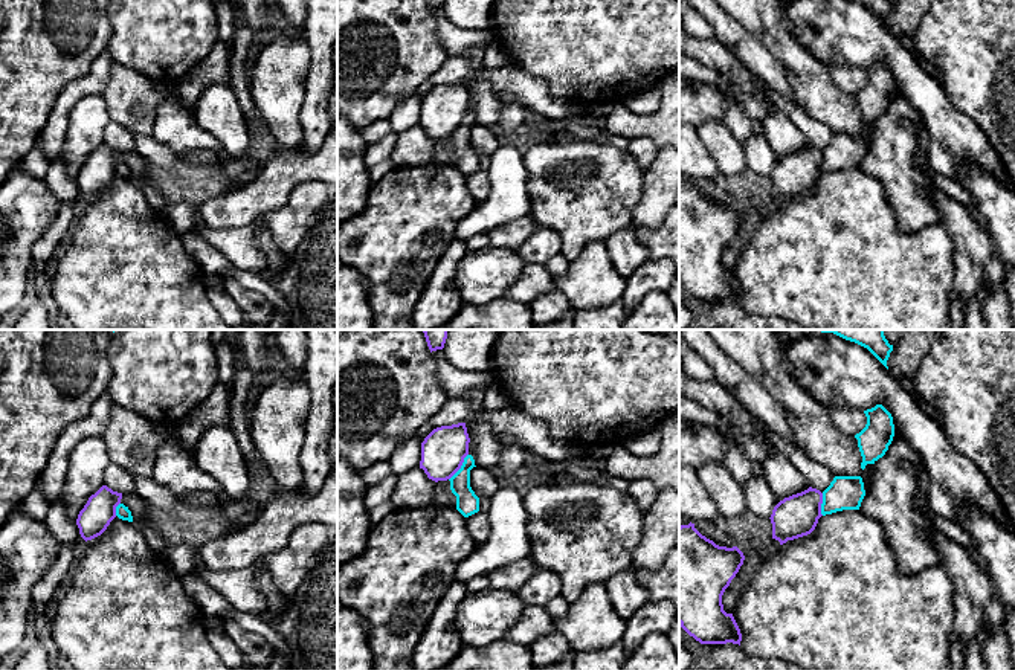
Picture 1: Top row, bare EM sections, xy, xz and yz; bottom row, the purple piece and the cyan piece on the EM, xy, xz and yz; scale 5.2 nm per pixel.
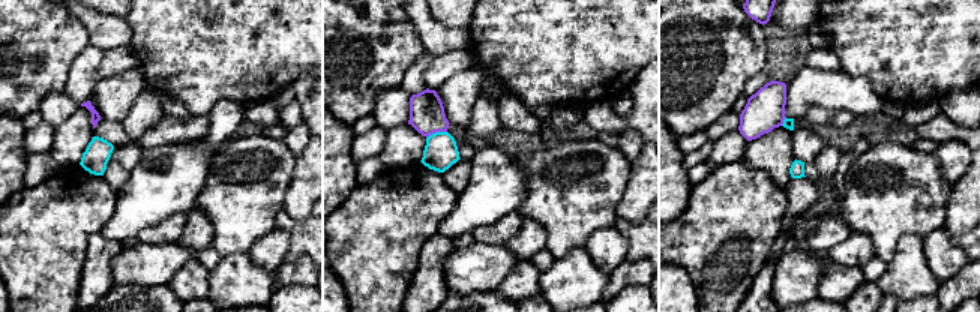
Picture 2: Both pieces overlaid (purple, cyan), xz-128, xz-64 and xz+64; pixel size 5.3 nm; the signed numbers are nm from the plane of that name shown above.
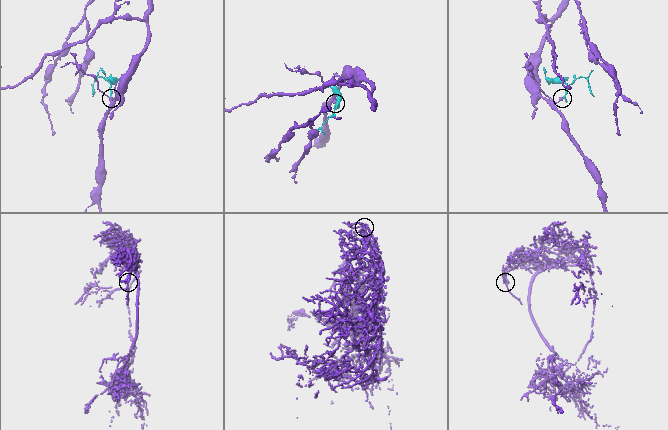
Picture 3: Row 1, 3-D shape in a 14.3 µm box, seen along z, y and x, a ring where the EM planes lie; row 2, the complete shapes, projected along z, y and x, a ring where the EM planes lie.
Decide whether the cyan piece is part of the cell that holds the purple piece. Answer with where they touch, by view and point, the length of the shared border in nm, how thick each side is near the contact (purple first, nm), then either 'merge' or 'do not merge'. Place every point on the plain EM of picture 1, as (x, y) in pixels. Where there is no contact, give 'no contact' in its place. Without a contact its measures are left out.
xz (460, 125) | 170 nm | 240/120 nm | do not merge

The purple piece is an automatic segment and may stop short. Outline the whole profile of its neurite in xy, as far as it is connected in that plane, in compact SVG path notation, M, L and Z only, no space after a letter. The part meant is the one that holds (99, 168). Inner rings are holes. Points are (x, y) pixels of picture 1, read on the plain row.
M102 143L92 153L79 169L76 183L81 195L87 200L101 194L116 176L116 165L121 162L122 151Z

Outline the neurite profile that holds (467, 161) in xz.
M472 113L464 116L461 127L449 137L450 148L456 154L456 168L469 176L479 169L479 156L470 145L470 128L476 125Z

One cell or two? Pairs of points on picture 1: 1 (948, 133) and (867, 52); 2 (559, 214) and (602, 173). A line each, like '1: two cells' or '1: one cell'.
1: one cell
2: one cell

